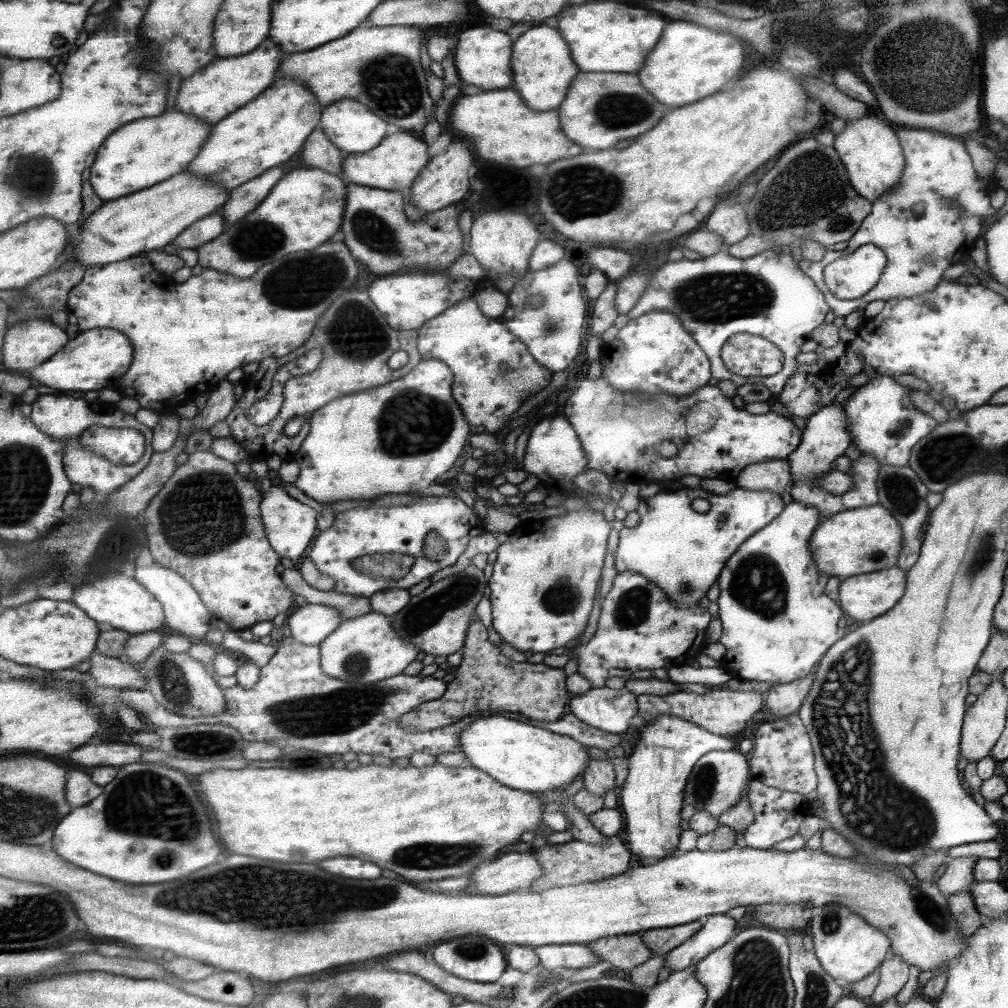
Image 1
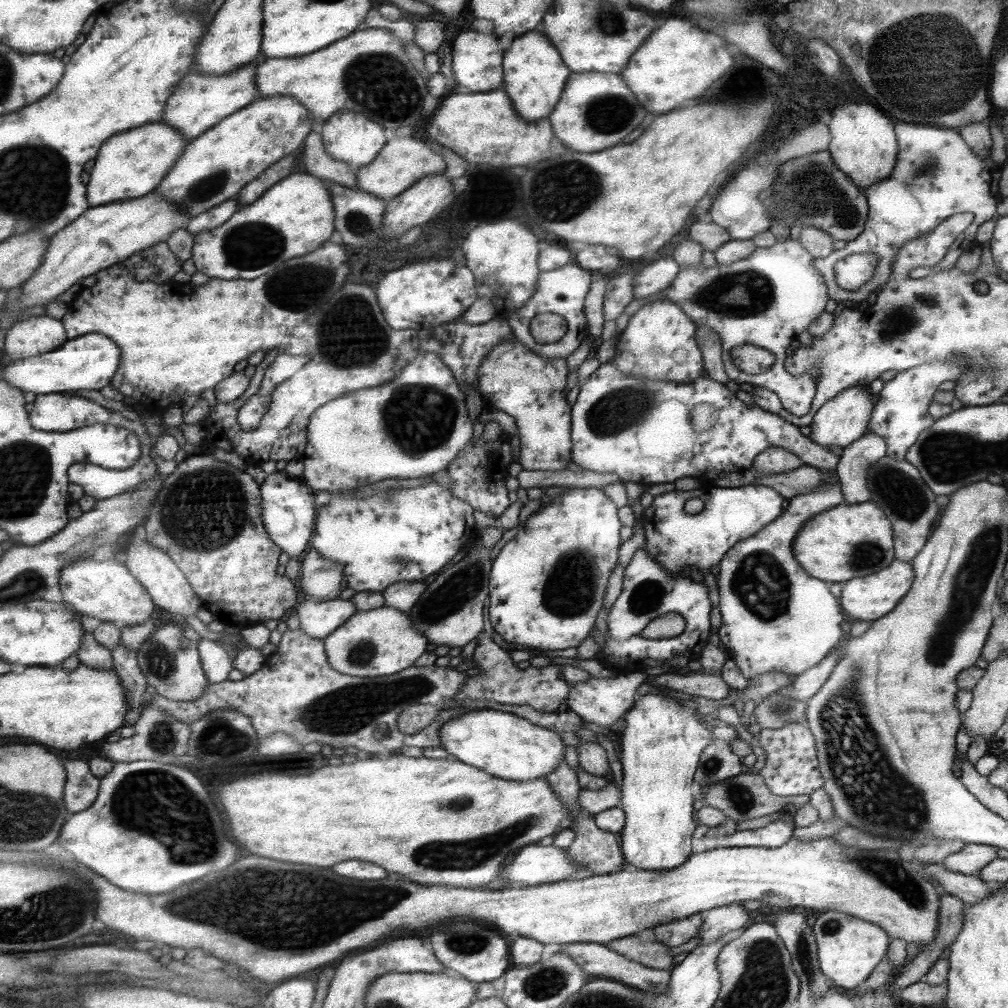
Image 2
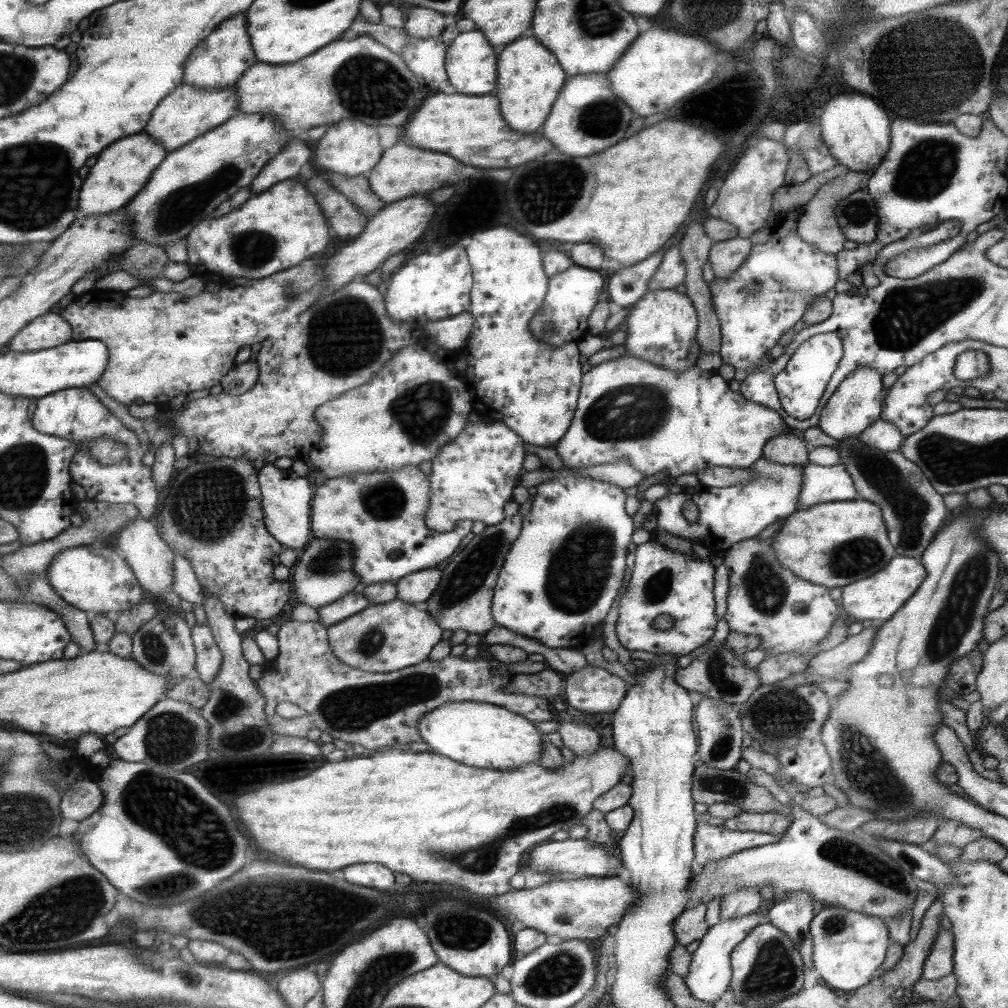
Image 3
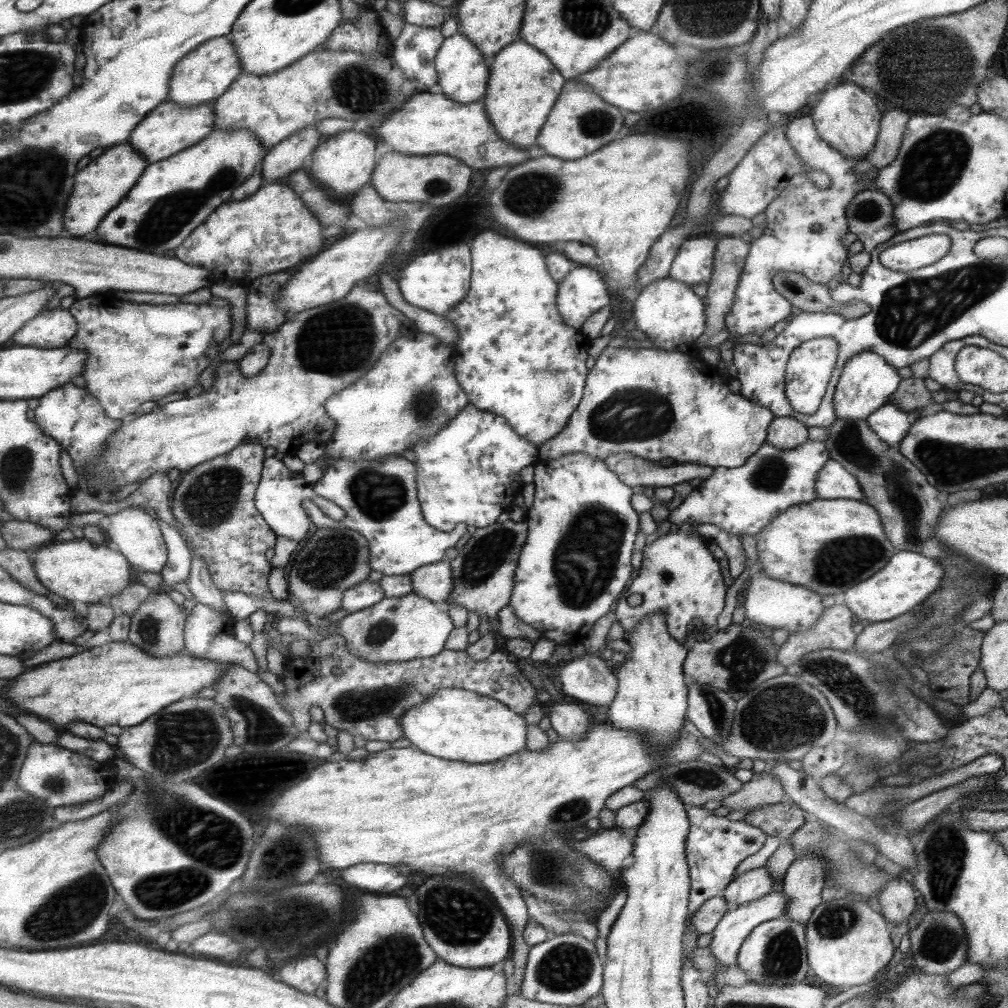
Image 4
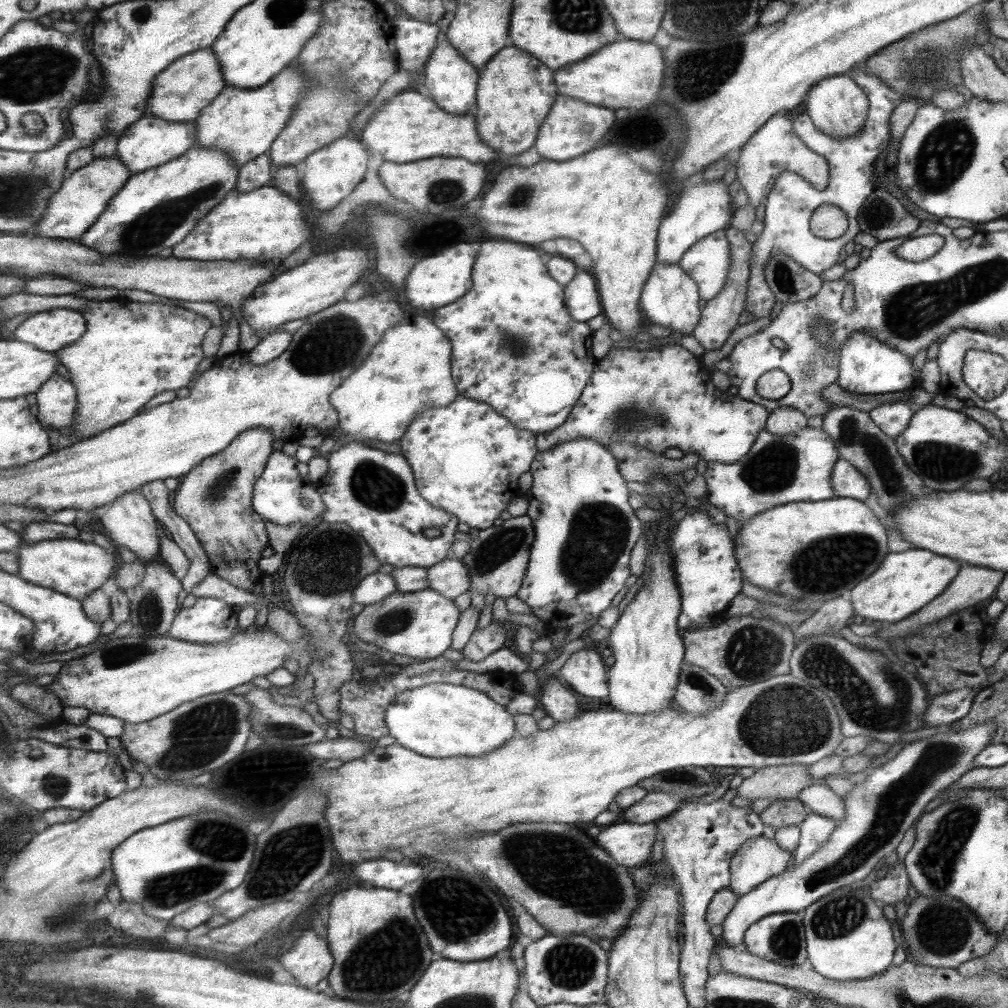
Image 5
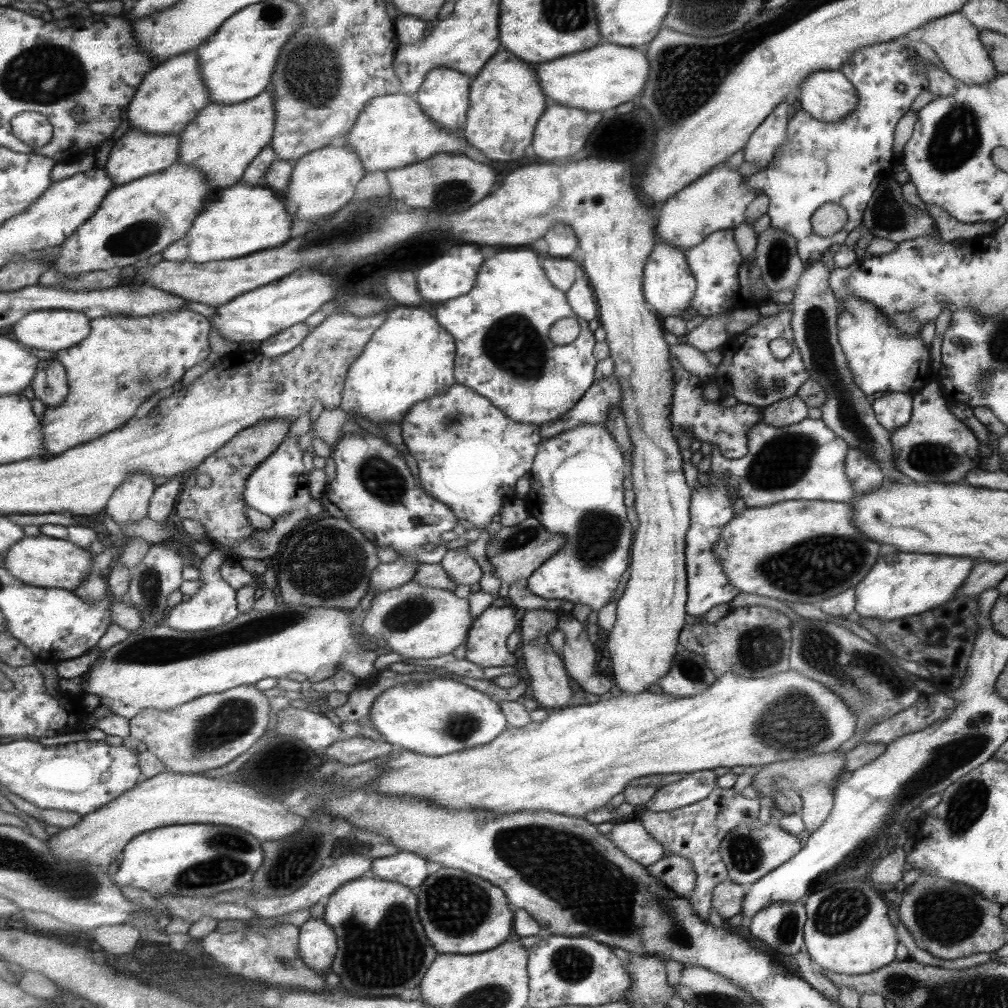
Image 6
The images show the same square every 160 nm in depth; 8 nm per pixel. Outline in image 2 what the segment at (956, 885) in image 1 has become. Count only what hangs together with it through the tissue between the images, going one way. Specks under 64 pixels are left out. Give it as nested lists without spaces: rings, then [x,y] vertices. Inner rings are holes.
[[[966,844],[961,850],[949,854],[944,858],[942,867],[951,872],[965,875],[978,876],[988,862],[995,857],[995,849],[987,844]]]

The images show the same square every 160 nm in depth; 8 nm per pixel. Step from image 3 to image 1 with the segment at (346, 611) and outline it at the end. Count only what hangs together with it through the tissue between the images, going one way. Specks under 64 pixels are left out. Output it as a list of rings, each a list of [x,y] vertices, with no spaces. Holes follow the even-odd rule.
[[[306,603],[285,619],[289,636],[305,646],[318,646],[340,622],[340,614],[334,608],[324,604]]]

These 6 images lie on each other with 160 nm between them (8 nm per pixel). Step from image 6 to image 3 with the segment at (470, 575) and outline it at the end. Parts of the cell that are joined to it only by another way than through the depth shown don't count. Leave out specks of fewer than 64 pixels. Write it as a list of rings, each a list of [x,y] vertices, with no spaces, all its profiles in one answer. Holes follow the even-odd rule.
[[[427,568],[404,576],[394,582],[396,598],[406,601],[407,604],[422,605],[437,586],[440,576],[441,573],[436,568]]]

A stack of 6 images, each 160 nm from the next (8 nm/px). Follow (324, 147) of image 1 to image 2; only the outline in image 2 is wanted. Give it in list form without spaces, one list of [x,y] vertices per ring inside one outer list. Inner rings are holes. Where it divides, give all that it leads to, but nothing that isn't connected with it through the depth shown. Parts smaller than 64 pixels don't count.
[[[313,129],[306,136],[303,146],[303,168],[311,176],[322,179],[325,183],[344,185],[347,188],[356,188],[354,172],[356,167],[351,163],[341,162],[329,156],[323,148],[322,138],[318,129]]]

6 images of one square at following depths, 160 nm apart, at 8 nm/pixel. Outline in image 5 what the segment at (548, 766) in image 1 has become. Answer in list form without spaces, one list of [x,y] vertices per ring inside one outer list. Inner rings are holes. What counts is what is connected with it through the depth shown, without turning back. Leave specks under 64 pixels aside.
[[[446,683],[427,684],[399,693],[395,696],[394,703],[386,709],[385,722],[389,729],[388,734],[395,739],[396,744],[425,757],[482,756],[502,748],[515,736],[513,716],[505,712],[505,707],[495,704],[492,697],[485,696],[477,689]]]

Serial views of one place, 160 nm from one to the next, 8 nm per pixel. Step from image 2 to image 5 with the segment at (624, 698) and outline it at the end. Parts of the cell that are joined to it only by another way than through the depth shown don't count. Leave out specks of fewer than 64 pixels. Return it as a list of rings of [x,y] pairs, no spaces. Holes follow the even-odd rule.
[[[575,650],[558,669],[563,683],[579,696],[603,698],[607,696],[607,677],[599,654],[591,650]]]

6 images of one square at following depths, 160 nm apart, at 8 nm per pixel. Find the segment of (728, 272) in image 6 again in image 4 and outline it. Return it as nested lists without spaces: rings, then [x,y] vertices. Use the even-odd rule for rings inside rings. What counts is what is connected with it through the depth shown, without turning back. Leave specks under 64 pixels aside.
[[[706,233],[687,239],[678,248],[668,277],[689,286],[699,282],[707,284],[714,274],[715,247],[716,240]]]

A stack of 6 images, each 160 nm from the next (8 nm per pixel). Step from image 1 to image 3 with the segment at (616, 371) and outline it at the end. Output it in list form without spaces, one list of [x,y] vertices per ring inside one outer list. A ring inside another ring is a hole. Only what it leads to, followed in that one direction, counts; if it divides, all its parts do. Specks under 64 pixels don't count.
[[[648,290],[626,316],[627,330],[624,354],[637,356],[651,364],[683,372],[696,366],[701,346],[697,340],[698,317],[696,309],[685,293],[669,290]]]

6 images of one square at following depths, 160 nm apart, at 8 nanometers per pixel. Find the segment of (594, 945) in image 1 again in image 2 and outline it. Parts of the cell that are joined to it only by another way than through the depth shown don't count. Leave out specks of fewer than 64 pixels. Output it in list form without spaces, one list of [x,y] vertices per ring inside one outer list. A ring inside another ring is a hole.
[[[635,935],[612,940],[606,947],[623,958],[648,968],[671,970],[674,967],[673,956],[667,953],[669,948],[666,945],[641,941]]]

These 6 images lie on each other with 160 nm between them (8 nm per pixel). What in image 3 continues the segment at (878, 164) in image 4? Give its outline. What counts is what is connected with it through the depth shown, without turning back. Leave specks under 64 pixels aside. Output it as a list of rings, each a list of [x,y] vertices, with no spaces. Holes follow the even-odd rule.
[[[873,170],[867,172],[848,171],[847,174],[837,176],[821,185],[815,195],[799,211],[796,232],[802,238],[802,241],[813,245],[819,252],[825,252],[827,255],[835,255],[836,252],[839,252],[845,239],[843,239],[843,234],[839,231],[835,215],[833,215],[835,204],[841,200],[841,197],[845,197],[847,194],[859,189],[859,180],[867,180],[872,175],[872,172]]]

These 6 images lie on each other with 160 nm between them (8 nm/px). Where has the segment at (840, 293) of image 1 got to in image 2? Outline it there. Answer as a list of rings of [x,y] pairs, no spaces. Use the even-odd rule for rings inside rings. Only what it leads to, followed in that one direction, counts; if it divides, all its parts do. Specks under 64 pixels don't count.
[[[855,254],[847,256],[835,264],[835,281],[843,290],[853,291],[861,288],[875,273],[877,267],[875,254]]]

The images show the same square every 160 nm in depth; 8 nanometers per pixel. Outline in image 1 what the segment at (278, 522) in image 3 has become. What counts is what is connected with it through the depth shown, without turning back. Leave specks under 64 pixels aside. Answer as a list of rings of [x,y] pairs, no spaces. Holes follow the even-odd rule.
[[[273,483],[268,491],[263,493],[262,498],[262,521],[267,538],[270,539],[270,547],[283,558],[288,558],[297,564],[297,558],[305,552],[307,544],[311,542],[315,534],[315,510],[289,498],[283,490],[281,483]]]

